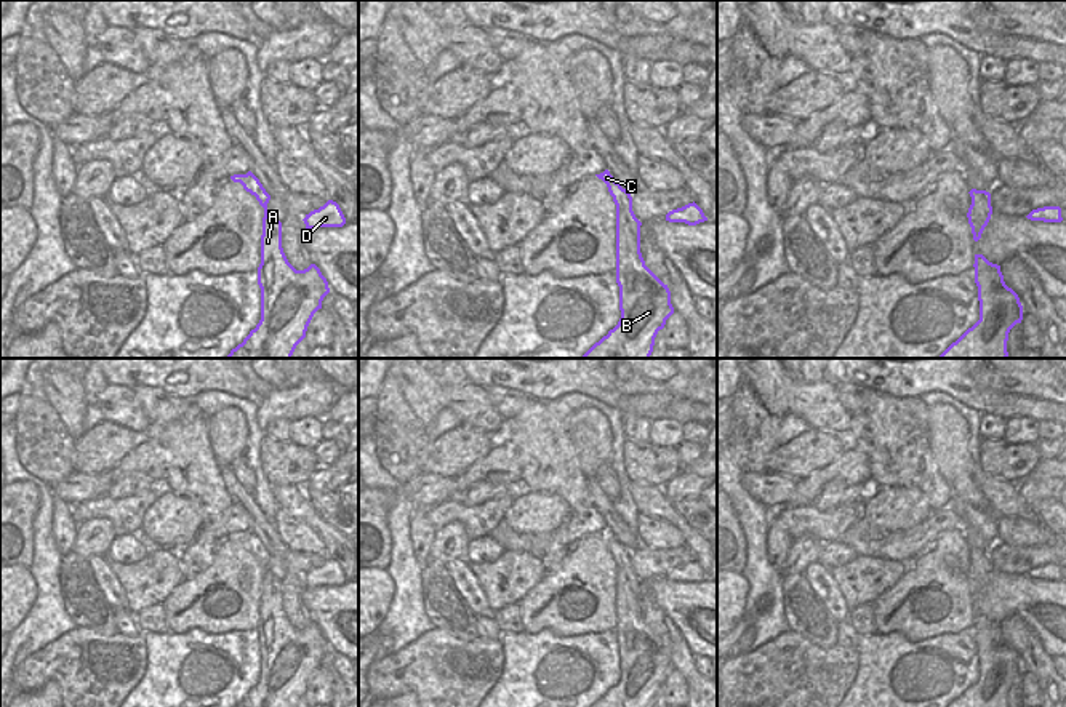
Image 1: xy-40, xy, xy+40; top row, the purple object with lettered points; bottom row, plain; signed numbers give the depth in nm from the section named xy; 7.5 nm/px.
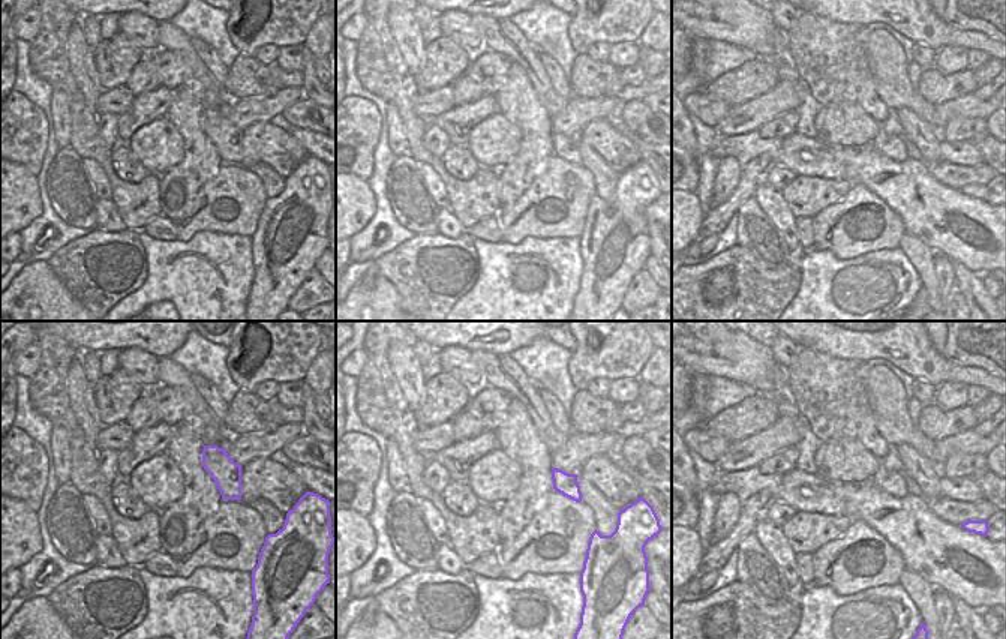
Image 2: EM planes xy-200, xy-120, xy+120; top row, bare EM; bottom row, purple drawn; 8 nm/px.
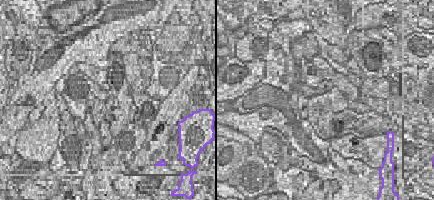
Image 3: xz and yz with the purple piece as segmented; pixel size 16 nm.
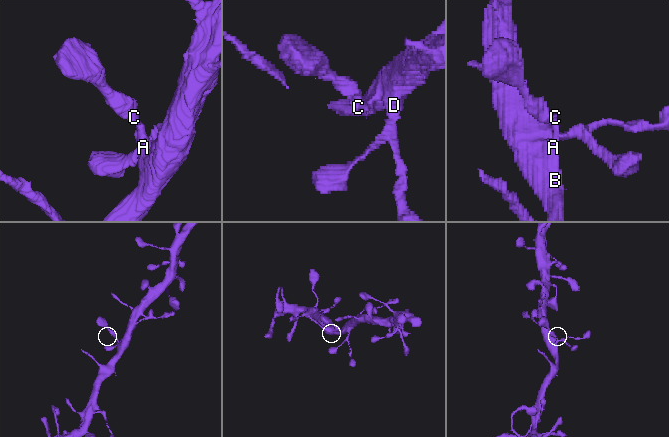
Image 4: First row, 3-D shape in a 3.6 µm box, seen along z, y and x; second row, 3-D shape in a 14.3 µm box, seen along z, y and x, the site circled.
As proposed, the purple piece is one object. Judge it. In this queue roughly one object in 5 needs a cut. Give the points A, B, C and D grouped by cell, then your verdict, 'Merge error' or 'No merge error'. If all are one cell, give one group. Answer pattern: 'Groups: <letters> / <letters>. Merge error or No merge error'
Groups: A B C D. No merge error

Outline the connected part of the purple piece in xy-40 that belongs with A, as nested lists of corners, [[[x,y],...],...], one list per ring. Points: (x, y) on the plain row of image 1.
[[[251,529],[230,537],[240,541],[264,566],[258,625],[261,678],[235,707],[296,707],[330,651],[328,640],[315,622],[296,629],[288,621],[282,606],[282,581],[269,571],[271,553],[259,537]]]

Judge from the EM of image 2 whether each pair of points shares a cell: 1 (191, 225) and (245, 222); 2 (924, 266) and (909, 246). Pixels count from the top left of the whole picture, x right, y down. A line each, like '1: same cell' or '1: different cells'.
1: same cell
2: same cell

